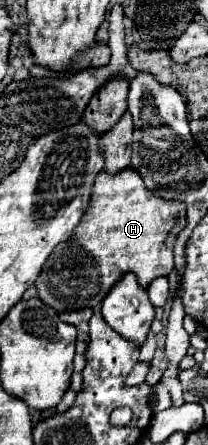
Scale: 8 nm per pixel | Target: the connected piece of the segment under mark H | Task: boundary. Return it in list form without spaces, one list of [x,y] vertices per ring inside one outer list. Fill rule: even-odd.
[[[126,168],[114,176],[100,172],[92,188],[92,204],[88,204],[88,216],[80,220],[76,232],[72,232],[72,236],[64,240],[64,244],[58,244],[52,250],[52,256],[46,260],[40,272],[40,280],[36,280],[34,284],[40,292],[38,298],[56,312],[94,308],[102,304],[104,296],[112,290],[112,286],[120,282],[120,278],[128,272],[134,272],[138,284],[146,288],[154,278],[168,276],[174,270],[174,242],[184,224],[186,204],[154,196],[142,186],[142,178],[132,168]]]

